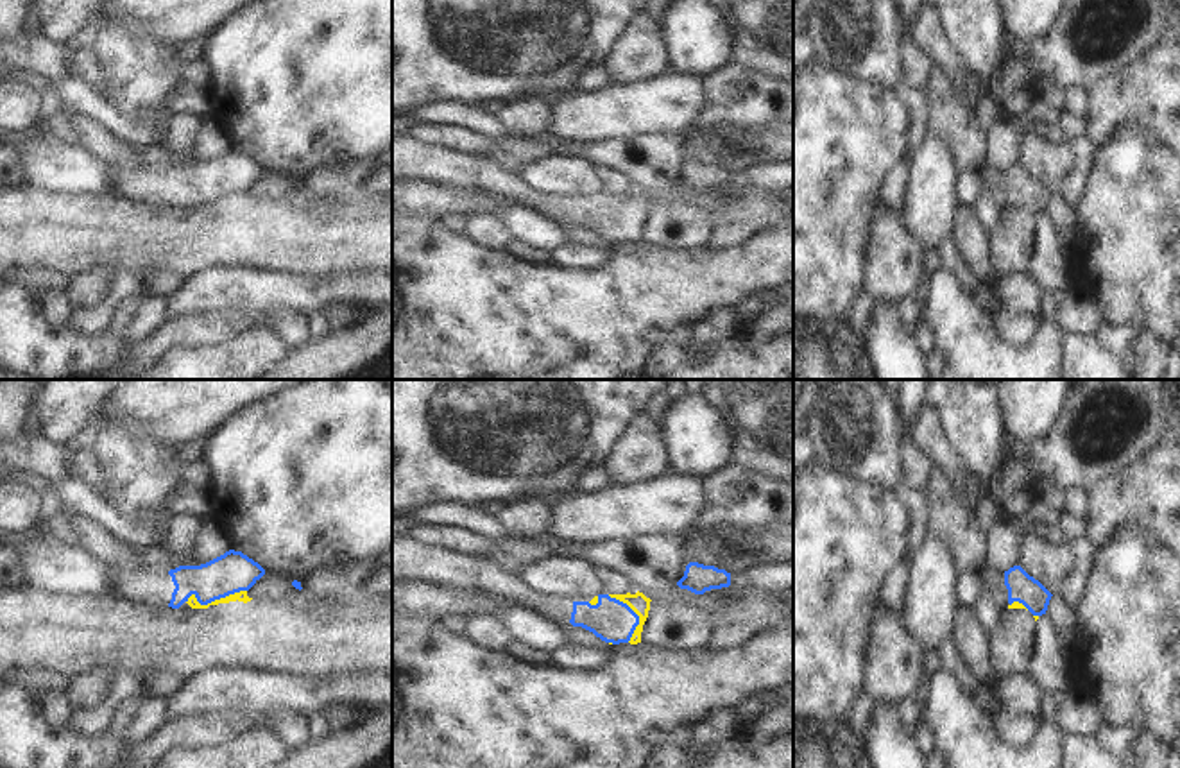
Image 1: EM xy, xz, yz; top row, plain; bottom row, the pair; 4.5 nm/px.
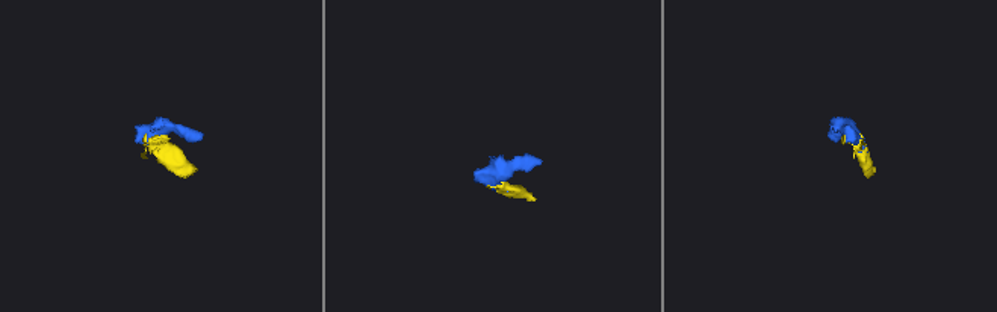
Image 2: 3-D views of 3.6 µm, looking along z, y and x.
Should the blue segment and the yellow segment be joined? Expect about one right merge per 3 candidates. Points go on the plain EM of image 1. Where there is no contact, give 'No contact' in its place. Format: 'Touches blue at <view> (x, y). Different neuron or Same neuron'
Touches blue at xy (215, 197). Same neuron.

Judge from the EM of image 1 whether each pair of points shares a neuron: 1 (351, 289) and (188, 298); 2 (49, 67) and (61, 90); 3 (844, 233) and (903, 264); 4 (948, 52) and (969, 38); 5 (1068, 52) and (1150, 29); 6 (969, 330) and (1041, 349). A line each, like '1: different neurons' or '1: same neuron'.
1: same neuron
2: different neurons
3: different neurons
4: different neurons
5: same neuron
6: same neuron

